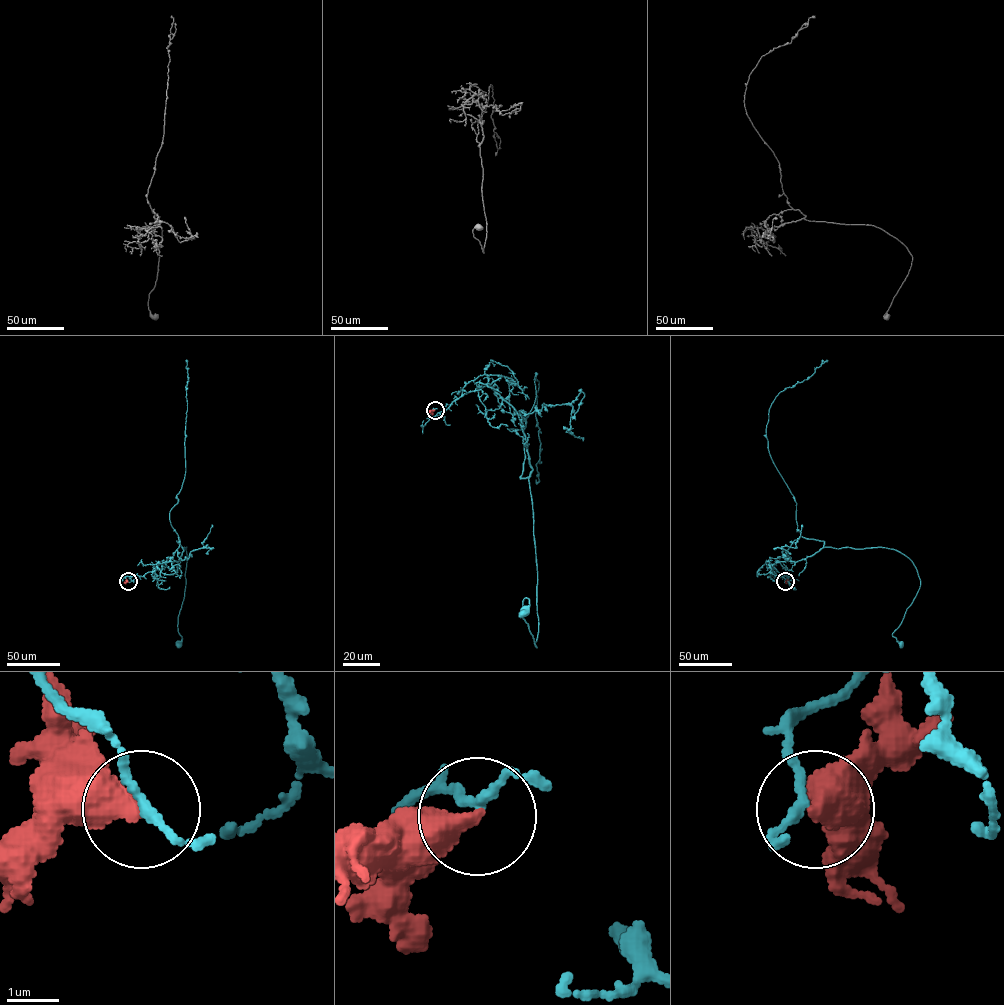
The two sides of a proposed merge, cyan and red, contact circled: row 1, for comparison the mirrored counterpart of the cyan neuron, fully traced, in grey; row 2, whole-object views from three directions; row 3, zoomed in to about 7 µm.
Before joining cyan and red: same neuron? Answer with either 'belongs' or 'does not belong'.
does not belong

